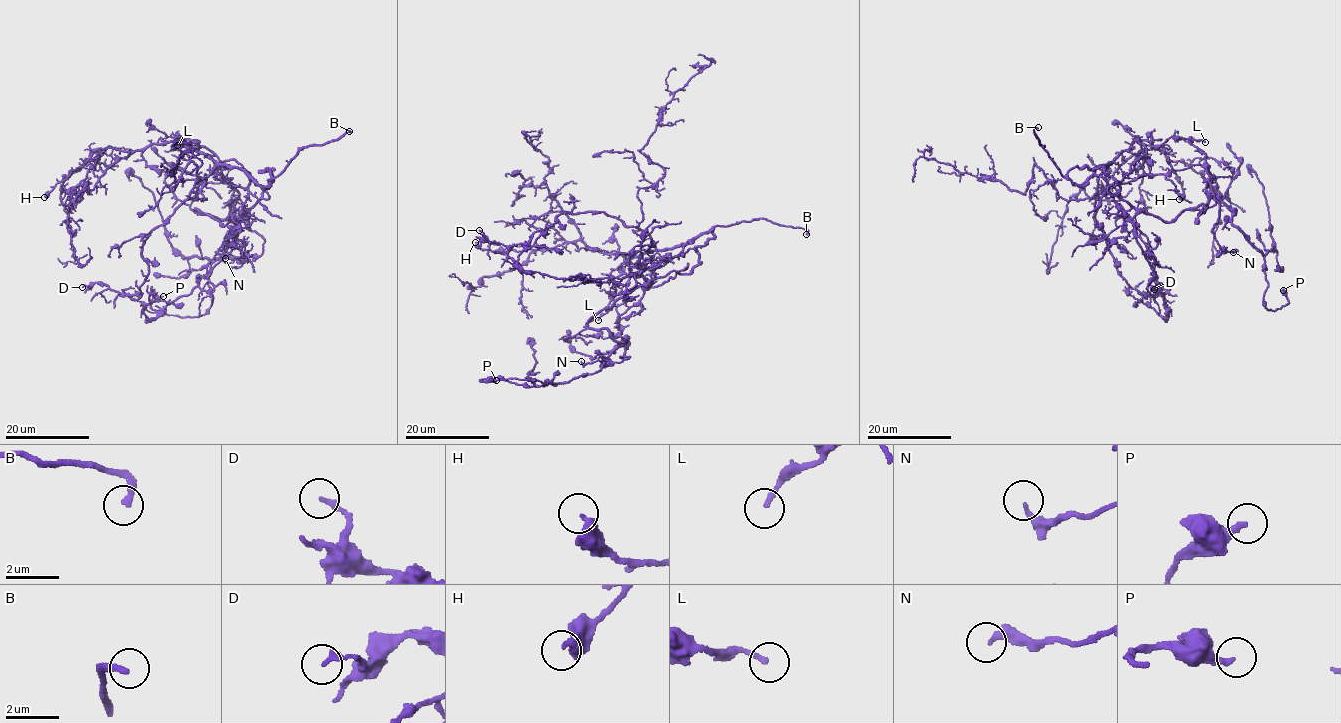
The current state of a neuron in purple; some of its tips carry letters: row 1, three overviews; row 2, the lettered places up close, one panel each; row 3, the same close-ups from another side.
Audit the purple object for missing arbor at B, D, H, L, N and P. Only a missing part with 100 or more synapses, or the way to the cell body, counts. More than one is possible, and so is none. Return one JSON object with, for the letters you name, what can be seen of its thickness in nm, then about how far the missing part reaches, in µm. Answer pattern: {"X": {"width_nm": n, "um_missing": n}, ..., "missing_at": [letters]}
{"B": {"width_nm": 240, "um_missing": 60}, "missing_at": ["B"]}

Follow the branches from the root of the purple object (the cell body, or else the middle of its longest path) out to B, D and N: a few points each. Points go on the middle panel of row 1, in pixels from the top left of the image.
B: (658, 263), (674, 257), (685, 245), (717, 225), (764, 218), (803, 228), (806, 234)
D: (658, 263), (683, 244), (658, 249), (645, 232), (603, 212), (563, 213), (510, 246), (479, 230)
N: (658, 263), (651, 281), (588, 320), (590, 328), (607, 328), (625, 347), (619, 357), (629, 357), (581, 361)

